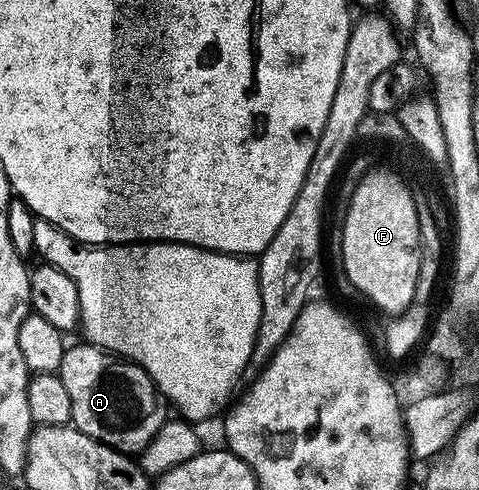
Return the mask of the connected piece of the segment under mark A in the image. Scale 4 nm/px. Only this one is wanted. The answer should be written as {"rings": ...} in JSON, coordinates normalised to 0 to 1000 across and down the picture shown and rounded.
{"rings":[[[169,702],[140,704],[117,757],[134,784],[146,818],[146,861],[175,890],[192,890],[219,910],[253,918],[265,931],[286,931],[305,914],[342,859],[340,814],[317,784],[307,796],[296,790],[299,773],[280,765],[282,741],[257,735],[209,706]]]}

